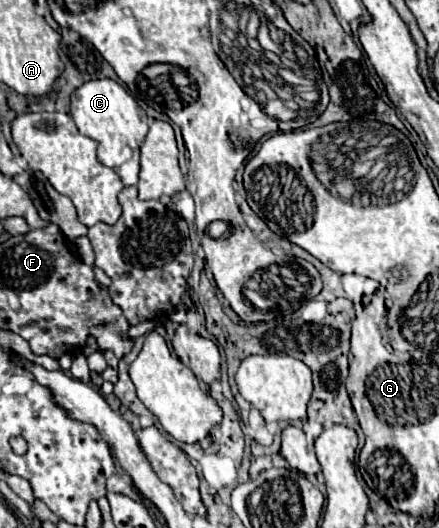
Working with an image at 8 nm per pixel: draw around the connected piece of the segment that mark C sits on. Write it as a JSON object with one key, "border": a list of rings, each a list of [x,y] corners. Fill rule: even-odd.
{"border":[[[95,79],[81,85],[71,95],[71,115],[79,133],[99,143],[99,161],[115,169],[125,185],[135,185],[139,181],[139,147],[149,131],[149,125],[147,113],[127,93],[126,87],[113,79]]]}

